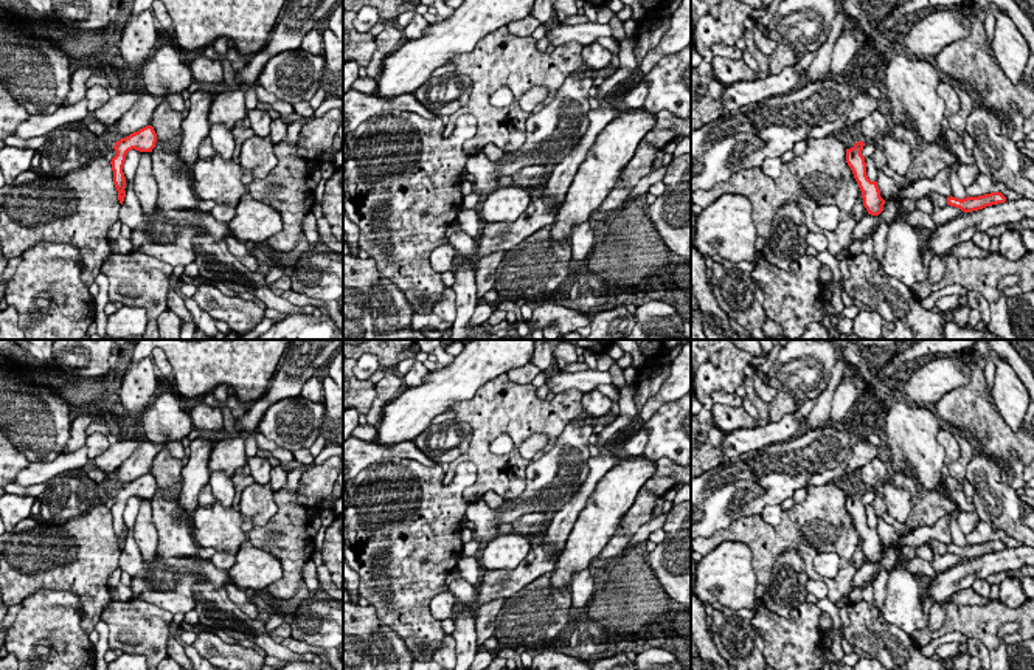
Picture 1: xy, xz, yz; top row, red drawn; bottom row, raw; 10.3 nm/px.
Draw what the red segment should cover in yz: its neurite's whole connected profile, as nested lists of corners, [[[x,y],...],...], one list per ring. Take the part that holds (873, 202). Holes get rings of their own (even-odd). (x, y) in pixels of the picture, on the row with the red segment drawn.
[[[857,141],[851,149],[846,149],[846,163],[859,183],[868,214],[879,216],[883,211],[885,200],[880,197],[877,181],[871,181],[866,175],[866,163],[862,155],[863,146],[863,141]]]

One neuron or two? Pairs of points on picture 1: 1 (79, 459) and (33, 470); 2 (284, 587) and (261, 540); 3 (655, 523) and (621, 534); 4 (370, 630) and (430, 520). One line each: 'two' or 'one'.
1: one
2: one
3: two
4: two

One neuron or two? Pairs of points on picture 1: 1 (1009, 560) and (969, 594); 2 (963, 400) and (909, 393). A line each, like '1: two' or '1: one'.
1: two
2: two

